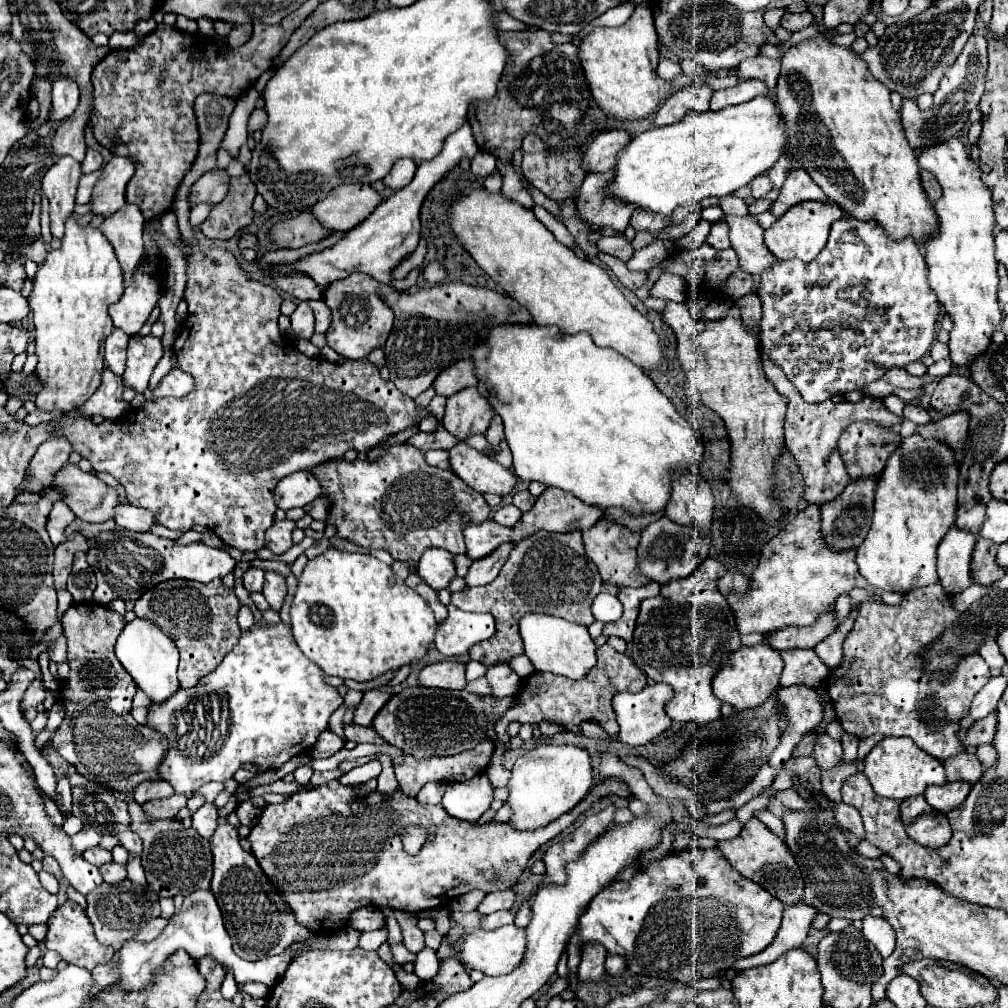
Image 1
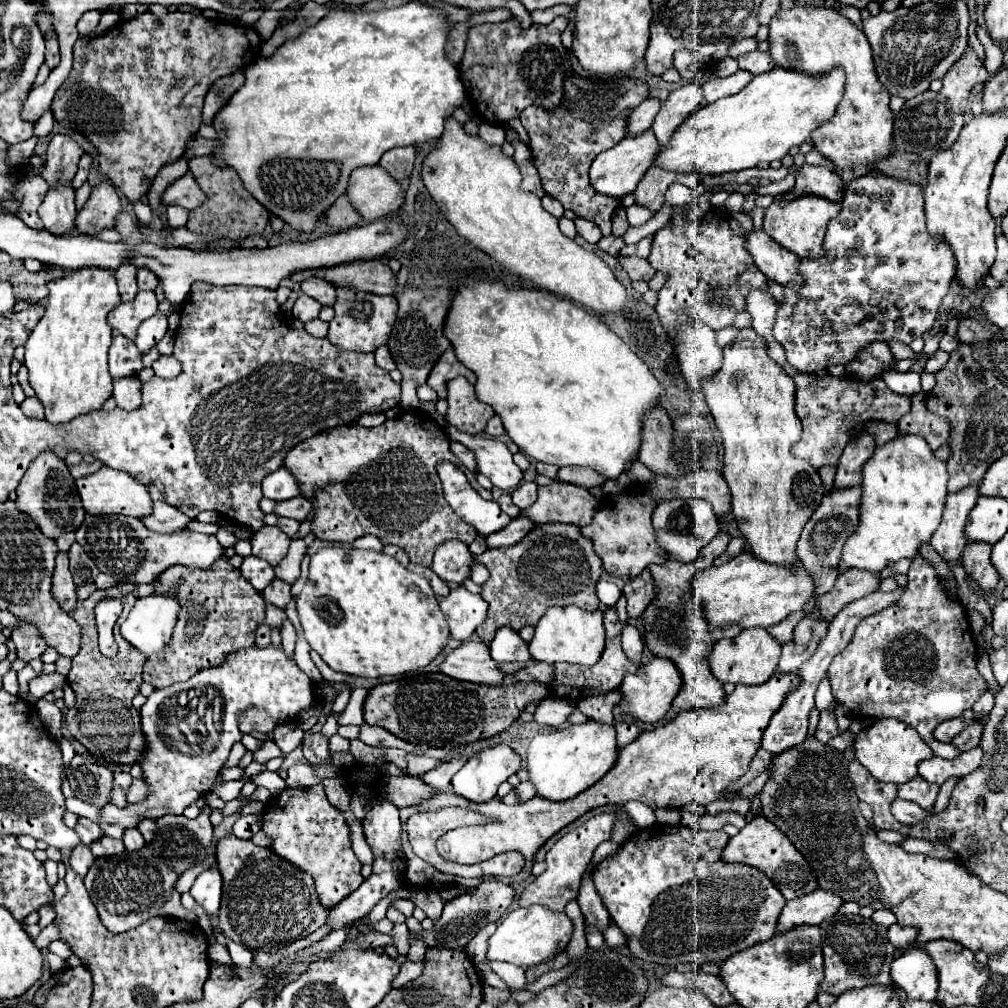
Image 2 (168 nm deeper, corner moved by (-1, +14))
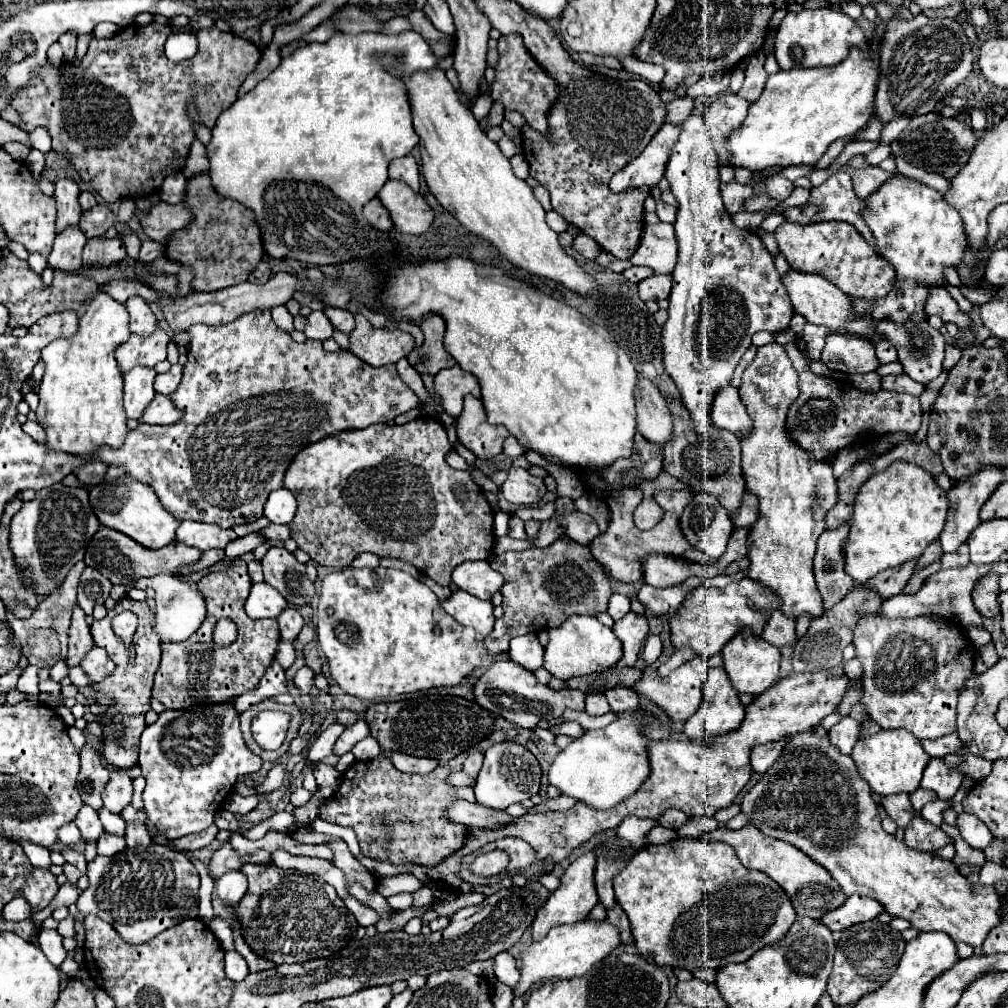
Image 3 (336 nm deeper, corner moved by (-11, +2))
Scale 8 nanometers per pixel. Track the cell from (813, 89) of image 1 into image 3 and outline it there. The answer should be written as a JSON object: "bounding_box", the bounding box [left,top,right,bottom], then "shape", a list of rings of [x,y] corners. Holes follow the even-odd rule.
{"bounding_box":[773,9,869,69],"shape":[[[803,9],[797,15],[787,13],[779,23],[773,55],[781,69],[831,67],[845,61],[849,49],[853,47],[867,51],[869,39],[851,17],[835,9]]]}

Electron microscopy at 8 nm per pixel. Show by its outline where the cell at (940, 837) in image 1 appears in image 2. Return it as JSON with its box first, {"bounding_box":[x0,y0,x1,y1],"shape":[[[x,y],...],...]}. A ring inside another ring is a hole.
{"bounding_box":[891,797,933,825],"shape":[[[899,797],[891,803],[891,813],[893,813],[893,817],[895,817],[899,823],[903,823],[903,825],[913,825],[913,823],[923,821],[925,817],[933,815],[933,811],[931,811],[931,813],[925,813],[923,809],[919,809],[917,803],[905,801],[905,799],[899,799]]]}

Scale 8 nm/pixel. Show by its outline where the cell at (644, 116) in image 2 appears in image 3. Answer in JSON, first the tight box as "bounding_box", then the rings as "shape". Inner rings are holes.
{"bounding_box":[665,97,693,125],"shape":[[[681,97],[675,99],[671,103],[667,103],[667,113],[665,113],[665,123],[673,123],[673,125],[681,125],[689,113],[693,109],[693,99],[691,97]]]}

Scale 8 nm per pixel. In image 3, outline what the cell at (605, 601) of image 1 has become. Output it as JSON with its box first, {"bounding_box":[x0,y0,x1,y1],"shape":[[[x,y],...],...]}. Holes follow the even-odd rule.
{"bounding_box":[607,595,629,621],"shape":[[[611,595],[611,599],[609,599],[609,609],[607,609],[607,613],[615,619],[615,621],[619,621],[621,617],[625,617],[627,613],[629,613],[629,597],[625,597],[625,595]]]}

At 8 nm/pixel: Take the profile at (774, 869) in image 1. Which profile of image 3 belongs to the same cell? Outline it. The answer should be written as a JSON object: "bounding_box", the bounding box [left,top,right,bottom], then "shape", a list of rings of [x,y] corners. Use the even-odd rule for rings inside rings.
{"bounding_box":[705,825,847,919],"shape":[[[747,825],[747,827],[739,829],[739,831],[719,827],[717,831],[707,833],[705,837],[713,839],[713,841],[725,841],[727,845],[731,845],[735,849],[735,853],[737,853],[737,857],[739,857],[743,867],[755,869],[755,871],[763,871],[773,881],[777,881],[781,885],[781,889],[787,893],[787,897],[791,899],[793,909],[797,911],[797,915],[807,915],[807,917],[819,919],[827,911],[837,909],[839,905],[843,905],[843,901],[847,899],[843,895],[841,887],[827,873],[827,869],[819,867],[815,861],[811,861],[807,855],[803,855],[793,845],[769,839],[759,829],[755,829],[755,825]]]}

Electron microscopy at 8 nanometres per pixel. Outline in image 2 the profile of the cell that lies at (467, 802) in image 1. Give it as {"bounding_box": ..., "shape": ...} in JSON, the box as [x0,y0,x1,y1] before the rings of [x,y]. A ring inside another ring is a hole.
{"bounding_box":[453,745,521,803],"shape":[[[509,745],[477,751],[453,777],[453,791],[469,801],[485,803],[497,795],[497,787],[521,769],[521,757]]]}

